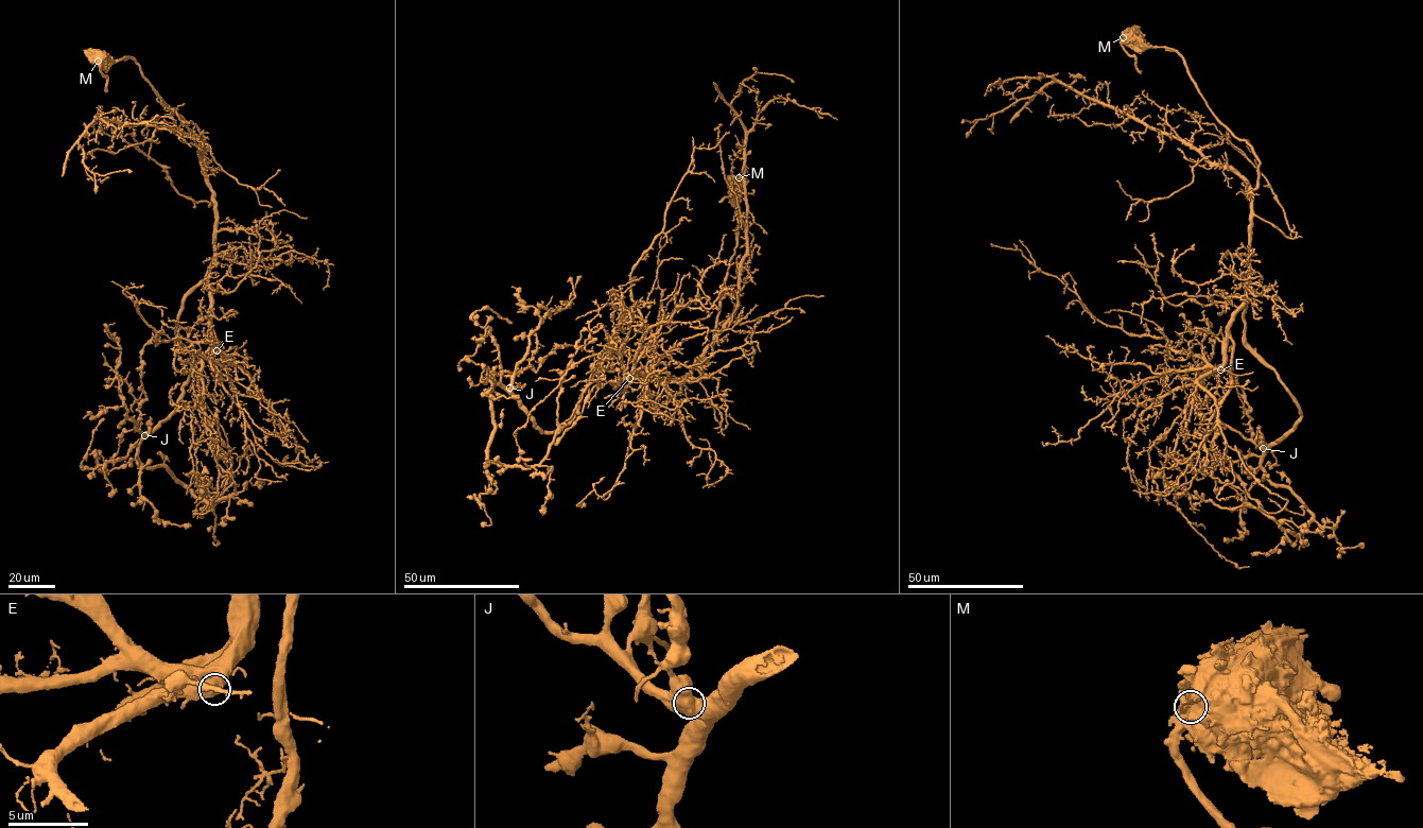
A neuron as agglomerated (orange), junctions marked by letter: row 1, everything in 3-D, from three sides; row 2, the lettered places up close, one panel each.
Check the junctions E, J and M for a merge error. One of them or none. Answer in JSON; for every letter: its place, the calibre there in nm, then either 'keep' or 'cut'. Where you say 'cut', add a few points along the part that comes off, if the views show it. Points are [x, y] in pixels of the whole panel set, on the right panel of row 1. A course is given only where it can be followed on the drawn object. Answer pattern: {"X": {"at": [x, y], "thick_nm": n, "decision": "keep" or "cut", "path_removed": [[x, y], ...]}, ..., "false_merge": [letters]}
{"E": {"at": [1220, 369], "thick_nm": 700, "decision": "keep"}, "J": {"at": [1263, 448], "thick_nm": 600, "decision": "keep"}, "M": {"at": [1123, 37], "thick_nm": 1250, "decision": "cut", "path_removed": [[1123, 37], [1122, 46], [1134, 57], [1135, 68], [1141, 73]]}, "false_merge": ["M"]}

